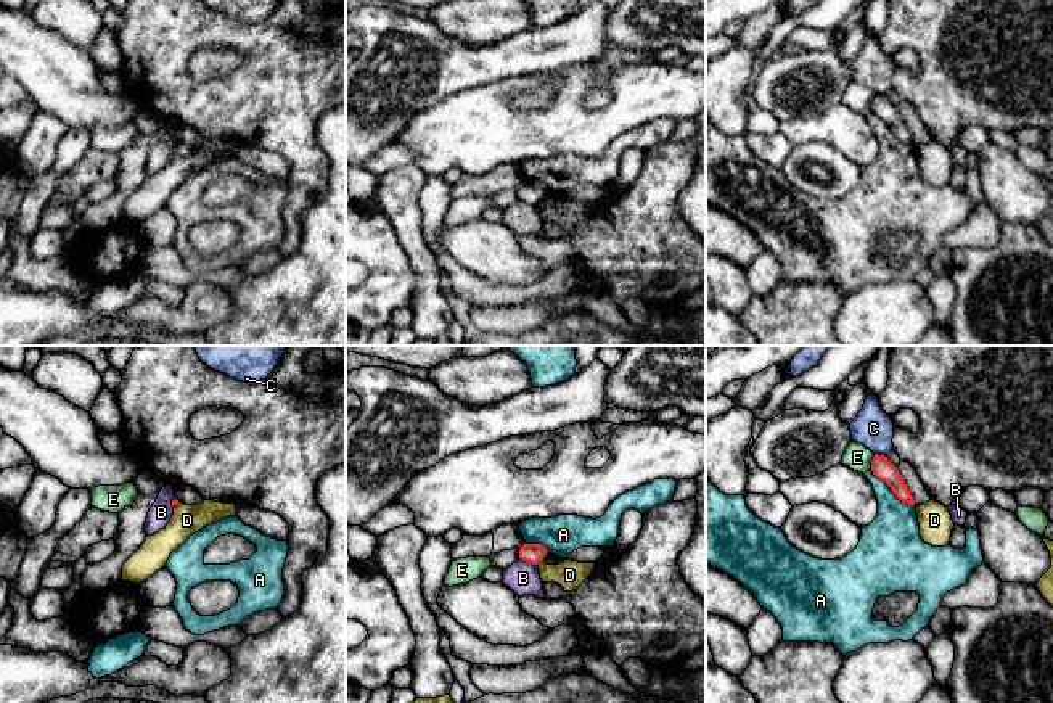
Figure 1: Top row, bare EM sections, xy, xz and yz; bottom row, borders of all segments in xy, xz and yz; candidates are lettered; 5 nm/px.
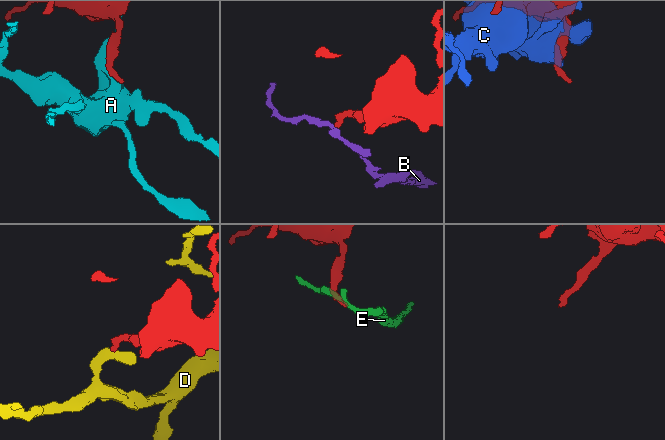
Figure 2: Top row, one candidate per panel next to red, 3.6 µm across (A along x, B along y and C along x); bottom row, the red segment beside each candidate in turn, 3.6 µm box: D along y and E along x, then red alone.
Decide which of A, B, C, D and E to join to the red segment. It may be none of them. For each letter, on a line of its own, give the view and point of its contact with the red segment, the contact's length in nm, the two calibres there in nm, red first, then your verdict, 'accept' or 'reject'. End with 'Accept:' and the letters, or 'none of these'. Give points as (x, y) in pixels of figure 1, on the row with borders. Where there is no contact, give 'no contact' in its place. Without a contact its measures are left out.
A: meets red in yz at (891, 489); contact 280 nm long; 100 nm thick on the red side, 280 nm on the other; reject
B: meets red in xz at (528, 560); contact 100 nm long; 100 nm thick on the red side, 170 nm on the other; reject
C: meets red in yz at (881, 456); contact 70 nm long; 100 nm thick on the red side, 200 nm on the other; reject
D: meets red in xz at (537, 562); contact 40 nm long; 100 nm thick on the red side, 150 nm on the other; reject
E: meets red in yz at (872, 462); contact 90 nm long; 100 nm thick on the red side, 140 nm on the other; reject
Accept: none of these

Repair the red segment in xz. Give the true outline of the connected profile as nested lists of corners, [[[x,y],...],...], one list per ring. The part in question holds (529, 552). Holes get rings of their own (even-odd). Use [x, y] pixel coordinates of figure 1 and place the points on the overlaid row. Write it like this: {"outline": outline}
{"outline": [[[524,544],[519,549],[519,558],[532,565],[542,561],[545,555],[547,555],[547,549],[542,544]]]}

